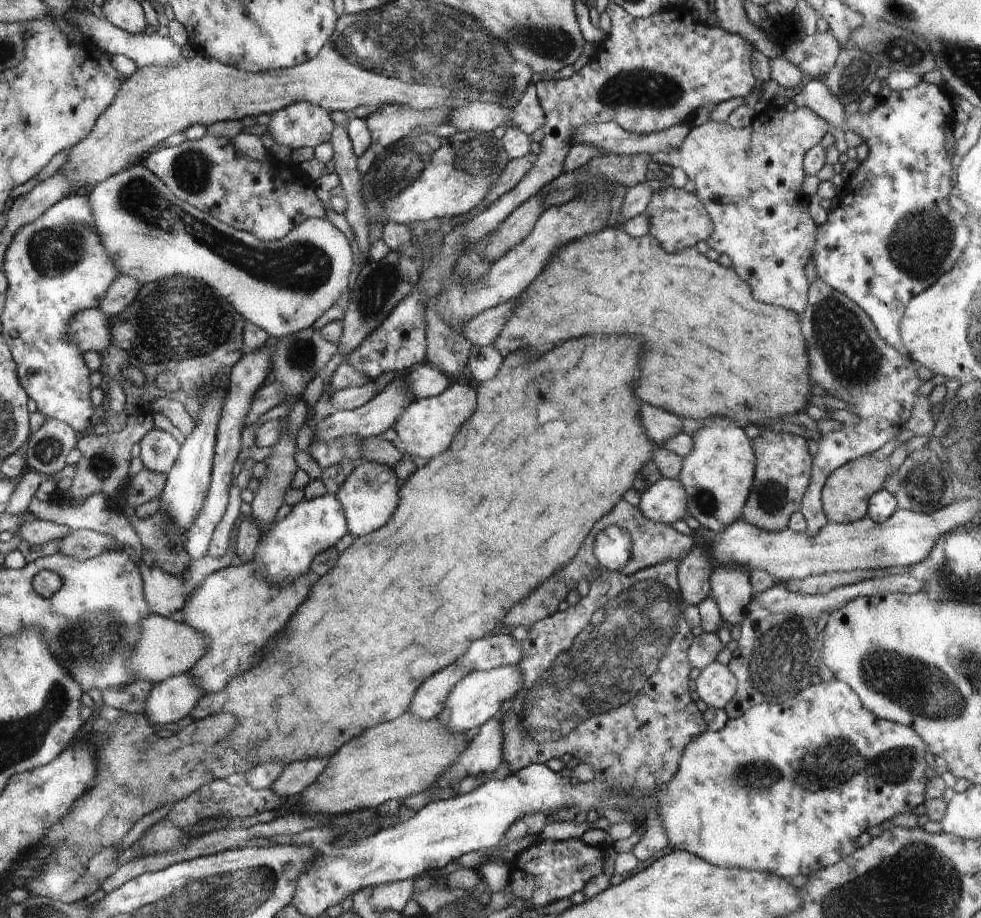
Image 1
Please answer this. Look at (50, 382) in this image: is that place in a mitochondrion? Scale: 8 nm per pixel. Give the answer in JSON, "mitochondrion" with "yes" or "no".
{"mitochondrion":"no"}

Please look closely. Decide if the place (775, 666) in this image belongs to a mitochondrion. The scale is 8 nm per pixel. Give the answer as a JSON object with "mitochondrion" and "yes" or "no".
{"mitochondrion":"yes"}

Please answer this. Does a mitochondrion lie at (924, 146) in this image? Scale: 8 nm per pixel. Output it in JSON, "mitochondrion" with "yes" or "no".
{"mitochondrion":"no"}

